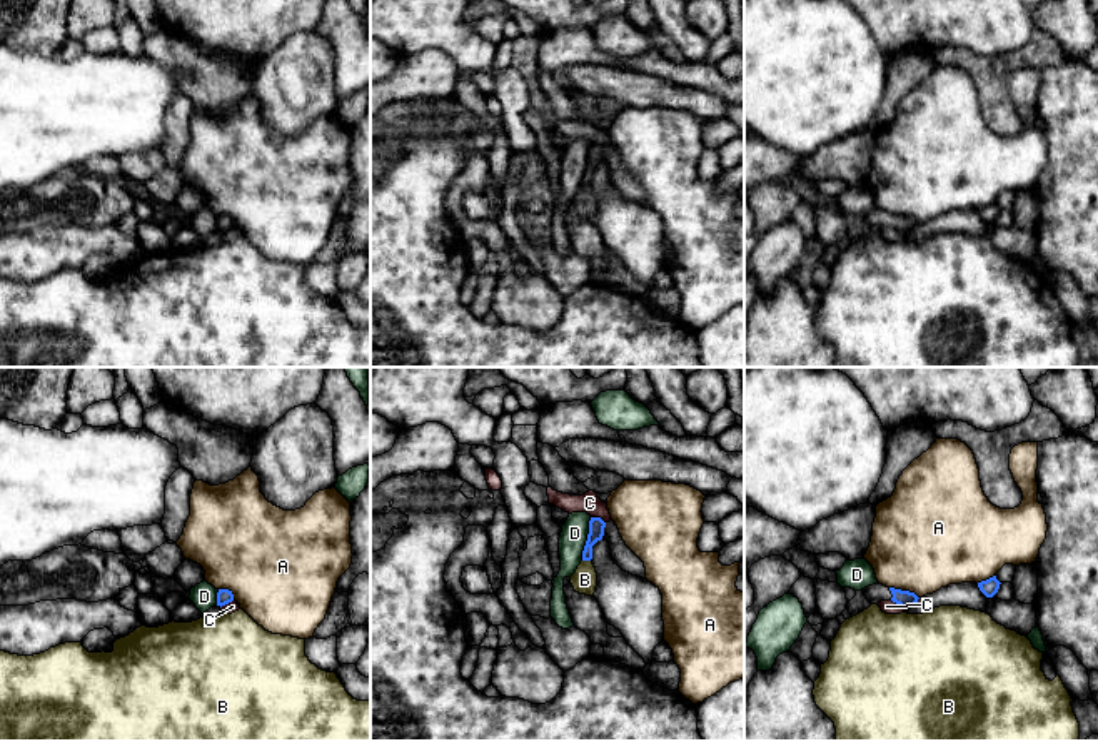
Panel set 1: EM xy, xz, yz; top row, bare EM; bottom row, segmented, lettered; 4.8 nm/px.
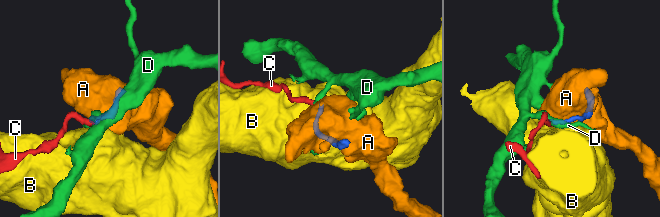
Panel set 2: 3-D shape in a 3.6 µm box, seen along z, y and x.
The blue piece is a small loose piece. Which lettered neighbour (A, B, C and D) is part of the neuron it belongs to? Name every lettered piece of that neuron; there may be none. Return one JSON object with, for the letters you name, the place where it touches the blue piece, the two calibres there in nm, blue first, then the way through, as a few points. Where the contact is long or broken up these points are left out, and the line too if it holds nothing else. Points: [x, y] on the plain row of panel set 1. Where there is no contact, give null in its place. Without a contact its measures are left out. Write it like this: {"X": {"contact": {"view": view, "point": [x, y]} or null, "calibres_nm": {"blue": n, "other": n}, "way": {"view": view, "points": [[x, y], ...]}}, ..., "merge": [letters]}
{"merge": []}

